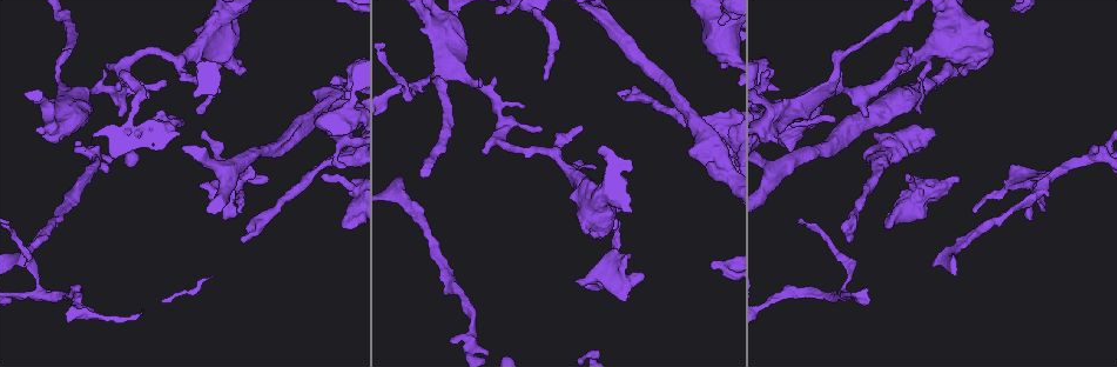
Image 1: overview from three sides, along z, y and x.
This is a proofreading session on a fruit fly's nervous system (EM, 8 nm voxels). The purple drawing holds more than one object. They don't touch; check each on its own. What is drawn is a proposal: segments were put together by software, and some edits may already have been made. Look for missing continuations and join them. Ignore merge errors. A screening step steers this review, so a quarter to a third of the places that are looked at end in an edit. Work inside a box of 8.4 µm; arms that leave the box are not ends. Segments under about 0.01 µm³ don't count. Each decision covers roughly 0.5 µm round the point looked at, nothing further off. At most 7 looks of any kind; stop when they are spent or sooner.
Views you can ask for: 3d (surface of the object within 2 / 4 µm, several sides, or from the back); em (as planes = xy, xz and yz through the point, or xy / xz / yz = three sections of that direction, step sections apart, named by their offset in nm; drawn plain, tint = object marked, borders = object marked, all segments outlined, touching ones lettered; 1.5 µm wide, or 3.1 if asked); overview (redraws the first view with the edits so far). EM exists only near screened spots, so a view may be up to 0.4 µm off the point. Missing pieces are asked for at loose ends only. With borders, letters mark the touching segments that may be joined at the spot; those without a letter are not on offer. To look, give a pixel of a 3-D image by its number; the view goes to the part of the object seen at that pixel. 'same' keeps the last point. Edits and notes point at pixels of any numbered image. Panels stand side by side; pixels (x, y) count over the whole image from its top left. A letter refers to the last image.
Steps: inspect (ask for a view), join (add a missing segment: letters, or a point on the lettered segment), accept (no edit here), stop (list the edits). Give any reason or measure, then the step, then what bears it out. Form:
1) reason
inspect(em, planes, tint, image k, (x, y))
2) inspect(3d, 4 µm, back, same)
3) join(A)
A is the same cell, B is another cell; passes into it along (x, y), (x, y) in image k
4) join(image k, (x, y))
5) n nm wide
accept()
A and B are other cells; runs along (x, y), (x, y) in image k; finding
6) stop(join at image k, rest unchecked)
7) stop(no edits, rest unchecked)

an open end
inspect(3d, 2 µm, image 1, (625, 300))

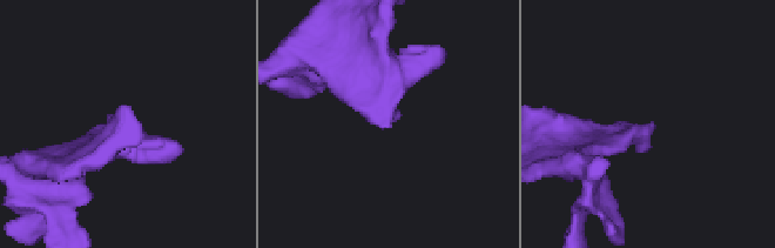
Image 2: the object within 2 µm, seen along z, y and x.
inspect(em, planes, plain, image 2, (648, 147))

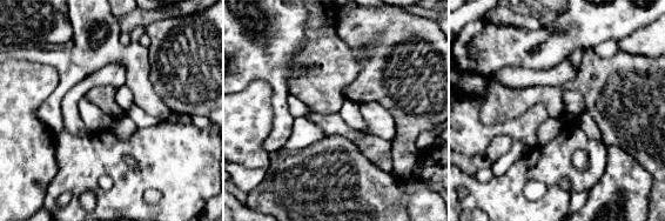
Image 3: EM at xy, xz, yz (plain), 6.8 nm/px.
what lies round it
inspect(em, planes, borders, same)

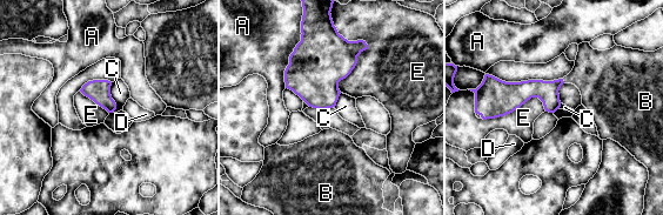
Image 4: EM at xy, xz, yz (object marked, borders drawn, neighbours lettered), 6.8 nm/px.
join(B)
B is the same cell, A, C, D and E are other cells; passes into it along (547, 92), (563, 81), (598, 74) in image 4; it goes on there

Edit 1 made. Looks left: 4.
inspect(overview)

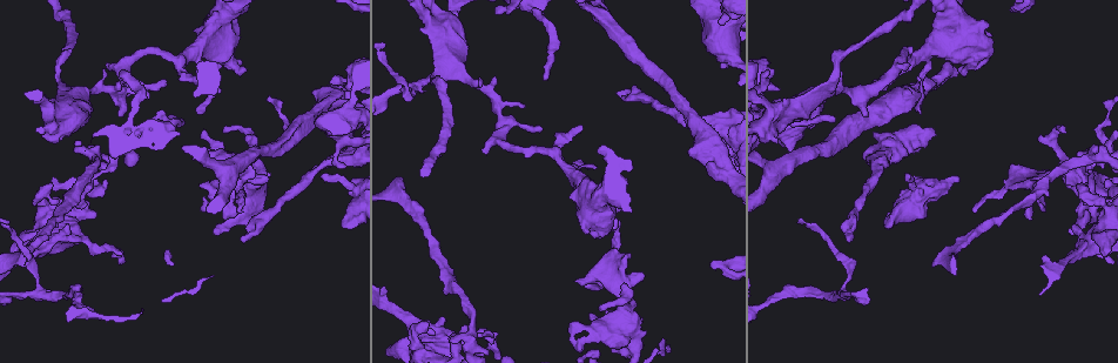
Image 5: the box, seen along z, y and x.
branch stops here
inspect(3d, 2 µm, back, image 5, (239, 213))

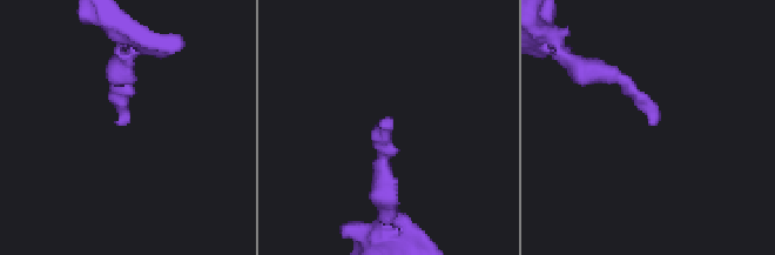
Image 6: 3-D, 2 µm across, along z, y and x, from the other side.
shape alone is not enough
inspect(em, planes, tint, image 6, (656, 119))

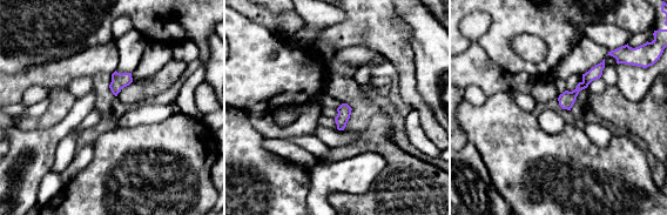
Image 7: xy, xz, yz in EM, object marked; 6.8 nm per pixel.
what lies round it
inspect(em, planes, borders, same)

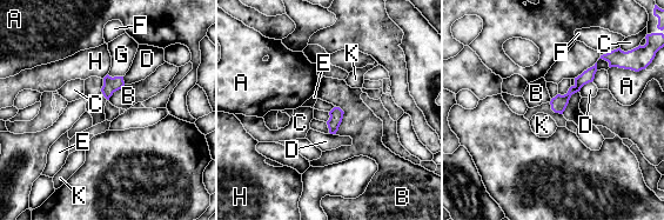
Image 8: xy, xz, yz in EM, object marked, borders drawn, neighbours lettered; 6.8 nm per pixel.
B touches over 200 nm
accept()
A, B, C, D, E, F, G, H and K are other cells; runs along (592, 70), (558, 105), (557, 110) in image 8; none of them fits

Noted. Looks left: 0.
stop(join at image 4, rest unchecked)

